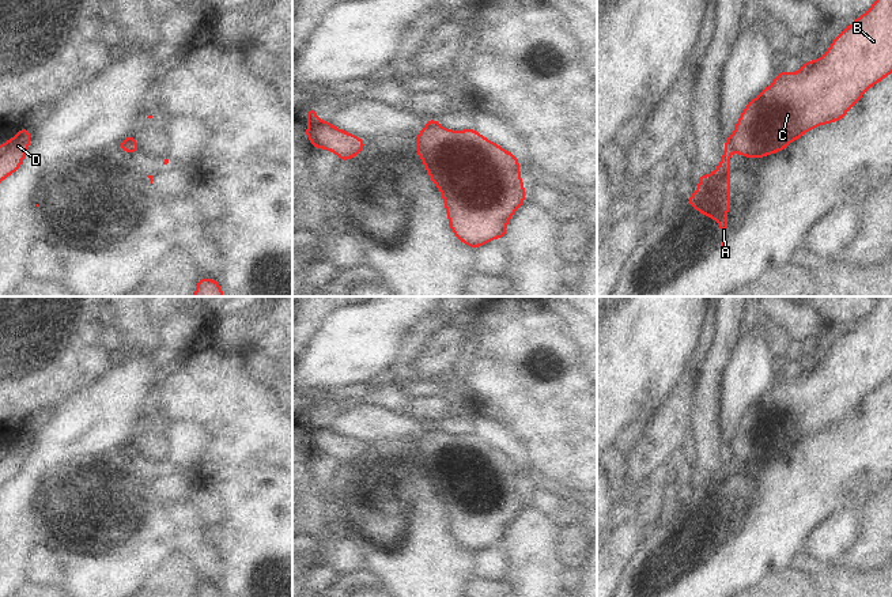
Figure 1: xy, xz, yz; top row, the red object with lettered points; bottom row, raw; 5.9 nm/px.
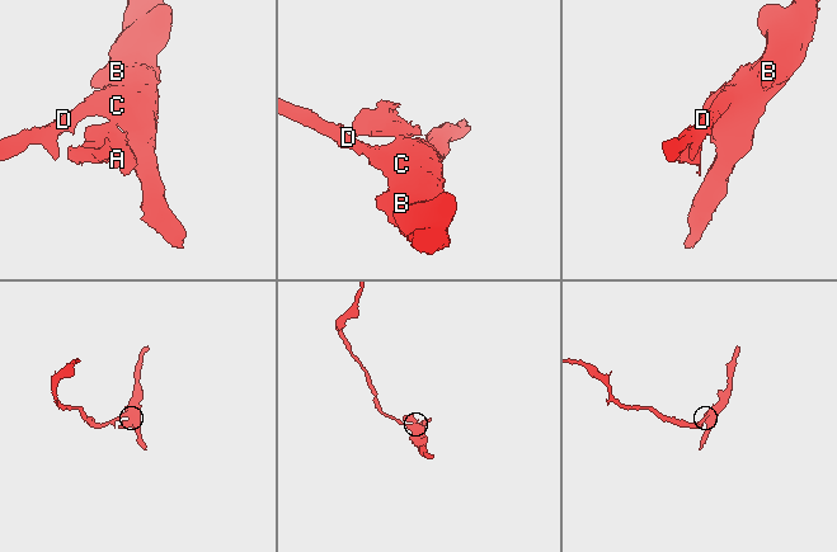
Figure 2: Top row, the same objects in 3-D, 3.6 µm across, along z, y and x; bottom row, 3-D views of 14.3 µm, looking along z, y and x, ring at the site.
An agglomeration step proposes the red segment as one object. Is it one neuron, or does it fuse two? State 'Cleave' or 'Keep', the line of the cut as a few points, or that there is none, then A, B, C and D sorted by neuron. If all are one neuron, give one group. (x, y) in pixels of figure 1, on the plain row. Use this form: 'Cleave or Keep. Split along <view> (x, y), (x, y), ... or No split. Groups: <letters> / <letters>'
Cleave. Split along yz (728, 442), (733, 456). Groups: A / B C D

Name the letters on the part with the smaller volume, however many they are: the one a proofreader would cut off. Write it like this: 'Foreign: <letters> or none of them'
Foreign: A

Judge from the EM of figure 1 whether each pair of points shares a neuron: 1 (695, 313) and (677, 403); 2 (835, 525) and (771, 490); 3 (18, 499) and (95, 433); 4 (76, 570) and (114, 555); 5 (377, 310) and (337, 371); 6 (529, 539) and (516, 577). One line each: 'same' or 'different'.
1: different
2: different
3: same
4: same
5: same
6: same

